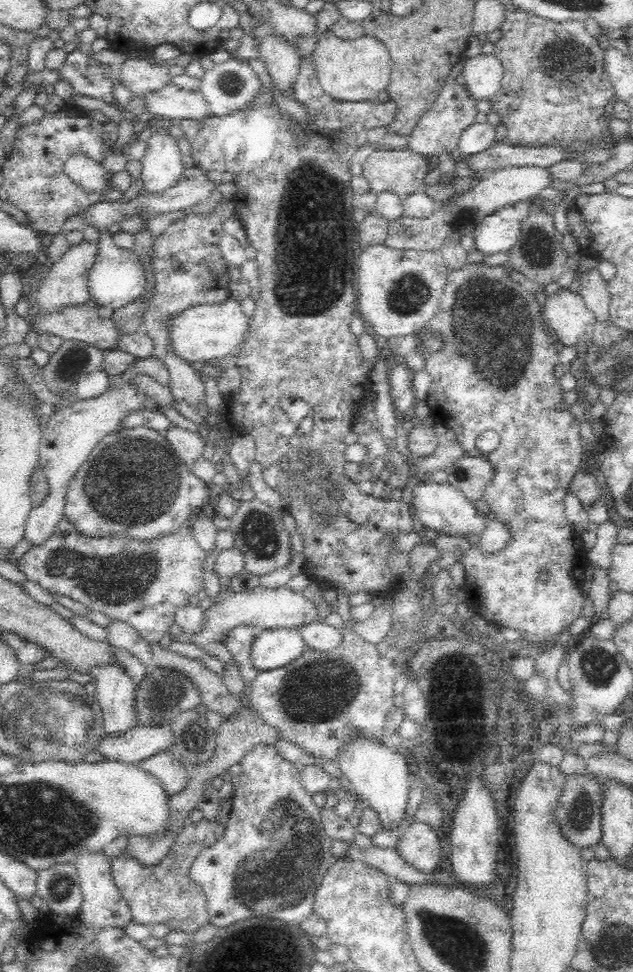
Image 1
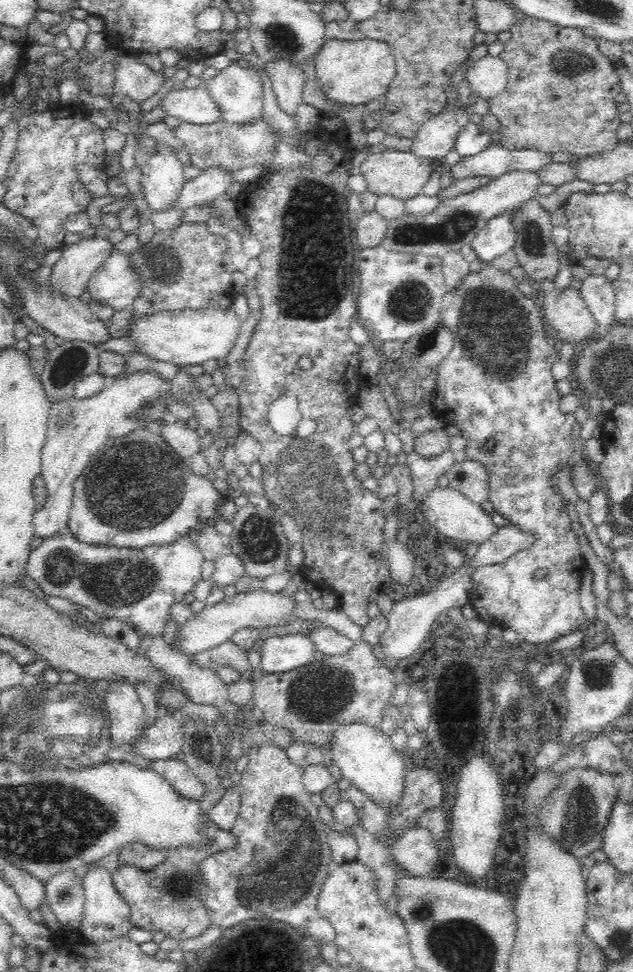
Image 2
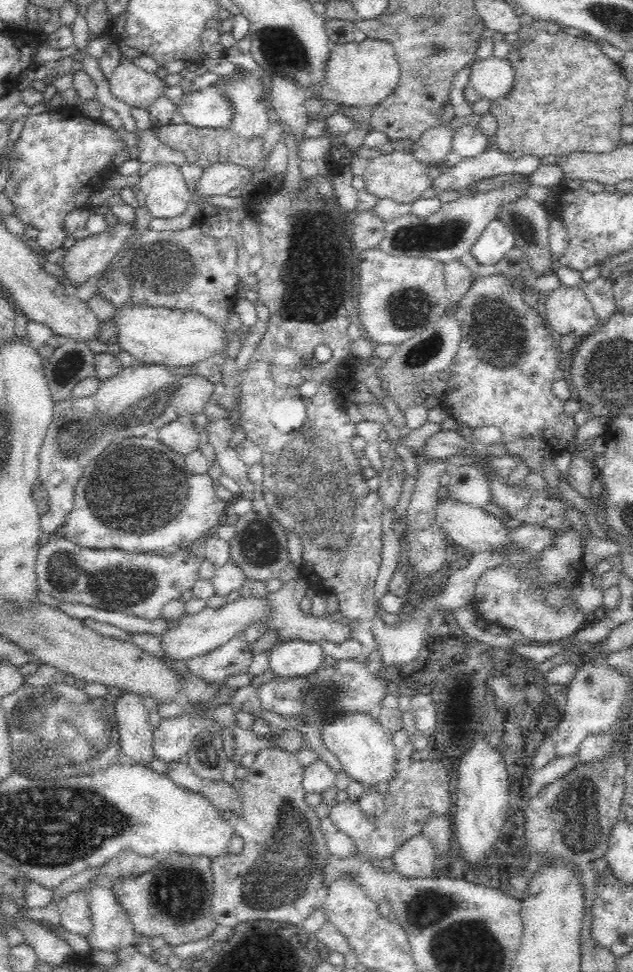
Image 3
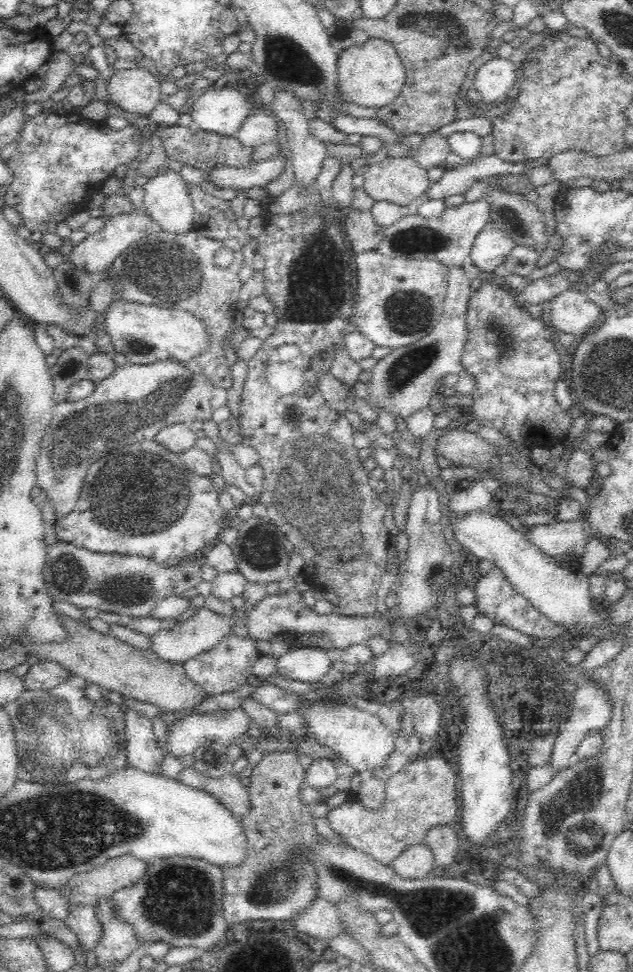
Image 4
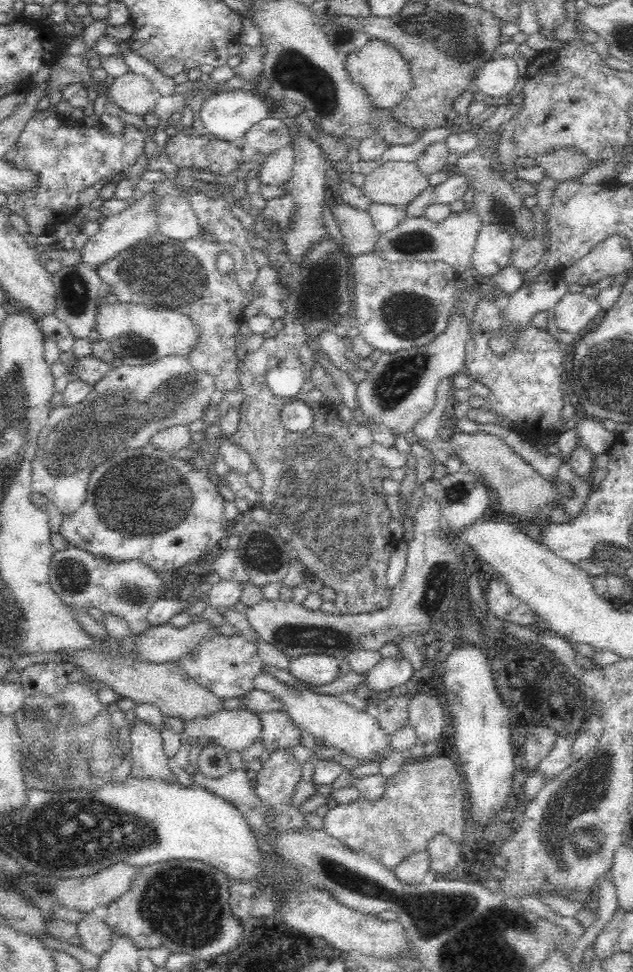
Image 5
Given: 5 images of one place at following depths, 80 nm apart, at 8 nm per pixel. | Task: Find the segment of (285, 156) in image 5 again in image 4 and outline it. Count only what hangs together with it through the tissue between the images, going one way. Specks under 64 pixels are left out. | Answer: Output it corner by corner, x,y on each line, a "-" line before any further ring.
279,151
273,159
260,162
258,165
249,165
243,168
232,166
218,166
207,172
206,184
216,188
232,188
244,190
252,187
264,187
273,182
285,170
286,158

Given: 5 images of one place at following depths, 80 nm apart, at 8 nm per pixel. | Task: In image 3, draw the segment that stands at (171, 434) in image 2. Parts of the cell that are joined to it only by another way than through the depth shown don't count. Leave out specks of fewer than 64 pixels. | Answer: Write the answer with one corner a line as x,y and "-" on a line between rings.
176,419
165,424
159,430
158,438
168,448
184,457
199,448
199,436
200,430
194,429
190,422
182,422
182,420

